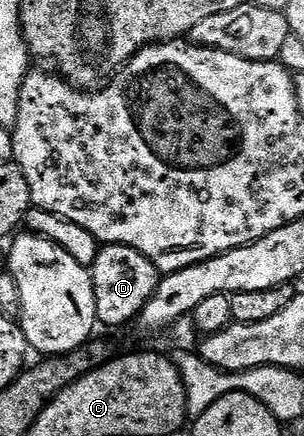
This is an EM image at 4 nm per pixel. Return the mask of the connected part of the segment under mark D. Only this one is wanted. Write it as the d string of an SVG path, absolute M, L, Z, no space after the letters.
M108 244L98 249L96 262L89 269L92 278L92 290L96 294L96 314L98 324L107 324L110 328L118 328L121 324L137 321L144 310L148 298L156 294L156 286L160 279L158 267L140 250L128 247L127 244Z

